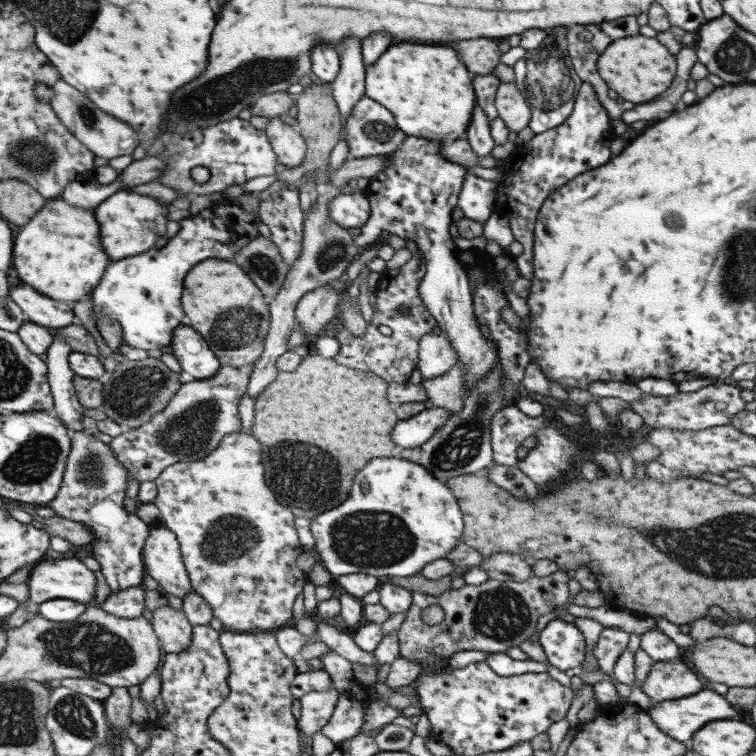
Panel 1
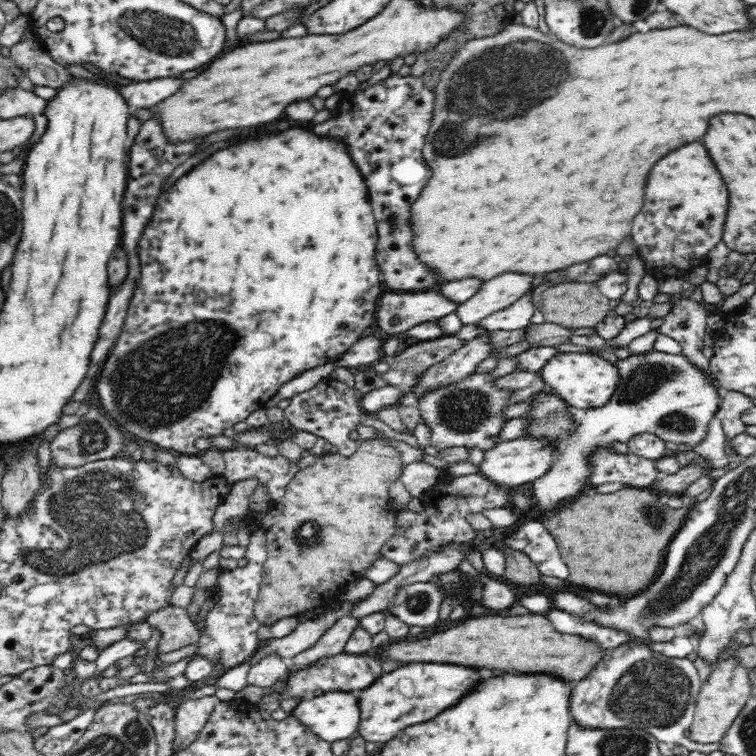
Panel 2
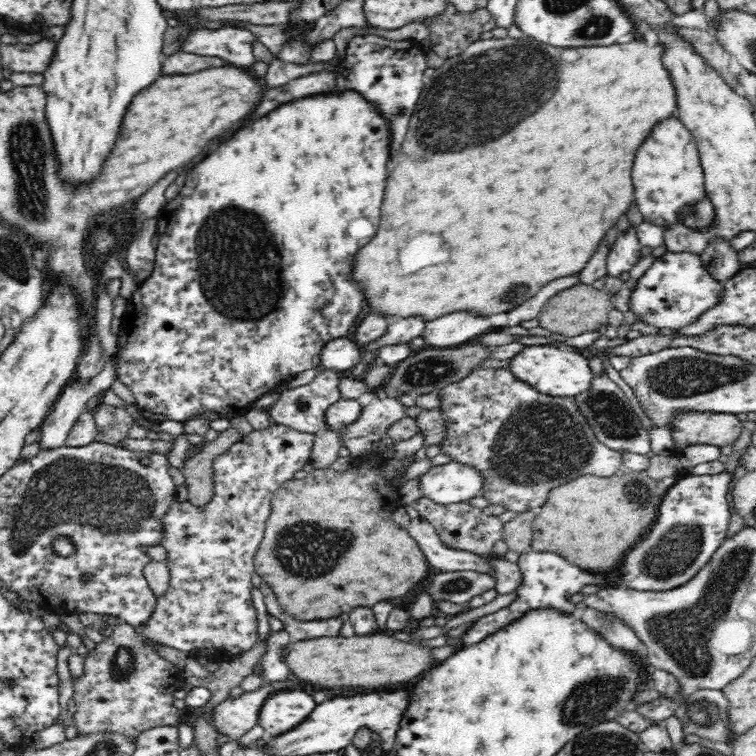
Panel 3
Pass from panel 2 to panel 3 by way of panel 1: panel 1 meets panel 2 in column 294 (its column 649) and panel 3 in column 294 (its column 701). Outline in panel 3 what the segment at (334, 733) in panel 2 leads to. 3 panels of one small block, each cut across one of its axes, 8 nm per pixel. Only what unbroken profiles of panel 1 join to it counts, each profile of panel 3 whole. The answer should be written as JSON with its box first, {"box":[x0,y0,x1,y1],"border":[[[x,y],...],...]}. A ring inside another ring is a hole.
{"box":[257,689,316,737],"border":[[[278,689],[264,699],[257,724],[272,737],[280,736],[296,728],[316,705],[307,689]]]}

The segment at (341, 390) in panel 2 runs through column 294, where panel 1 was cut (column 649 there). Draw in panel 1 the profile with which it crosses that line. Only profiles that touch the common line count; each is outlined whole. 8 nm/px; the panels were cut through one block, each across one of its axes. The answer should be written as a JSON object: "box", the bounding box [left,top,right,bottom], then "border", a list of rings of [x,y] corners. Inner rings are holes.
{"box":[629,381,746,430],"border":[[[717,381],[694,392],[681,392],[671,396],[642,394],[641,399],[629,403],[629,408],[642,416],[642,424],[654,428],[672,430],[701,430],[730,424],[730,418],[743,410],[746,402],[740,397],[740,389],[735,384]]]}

